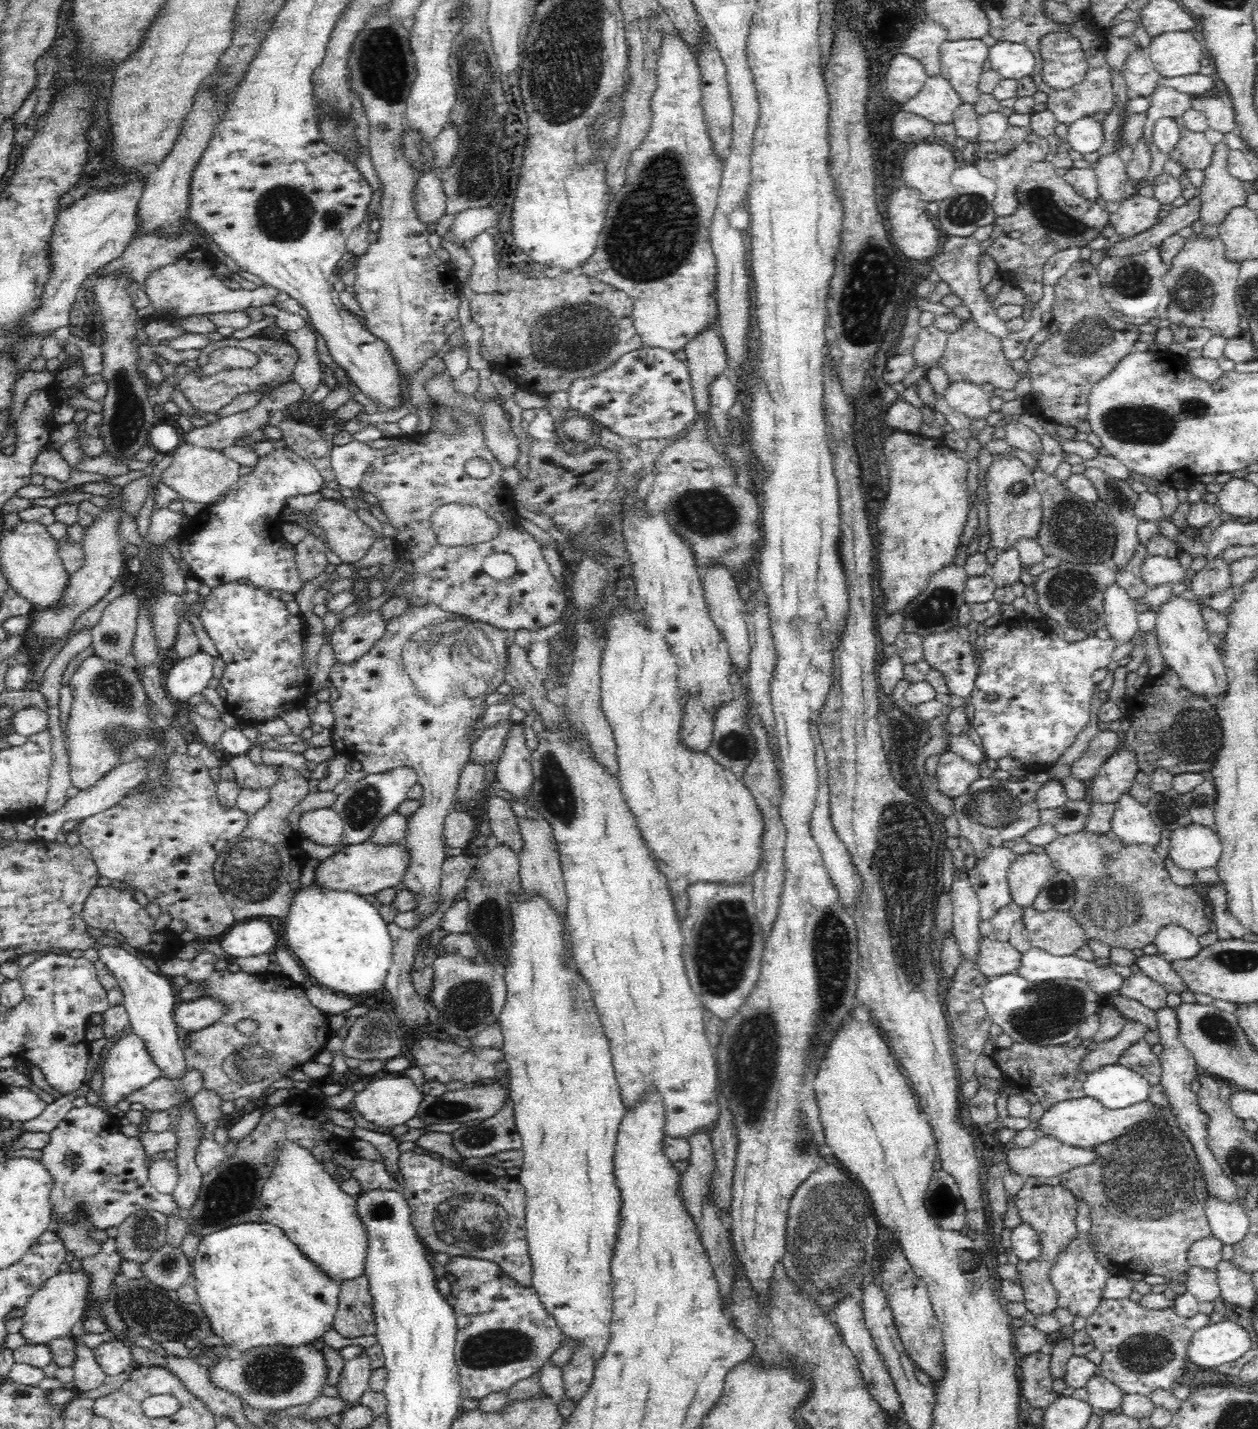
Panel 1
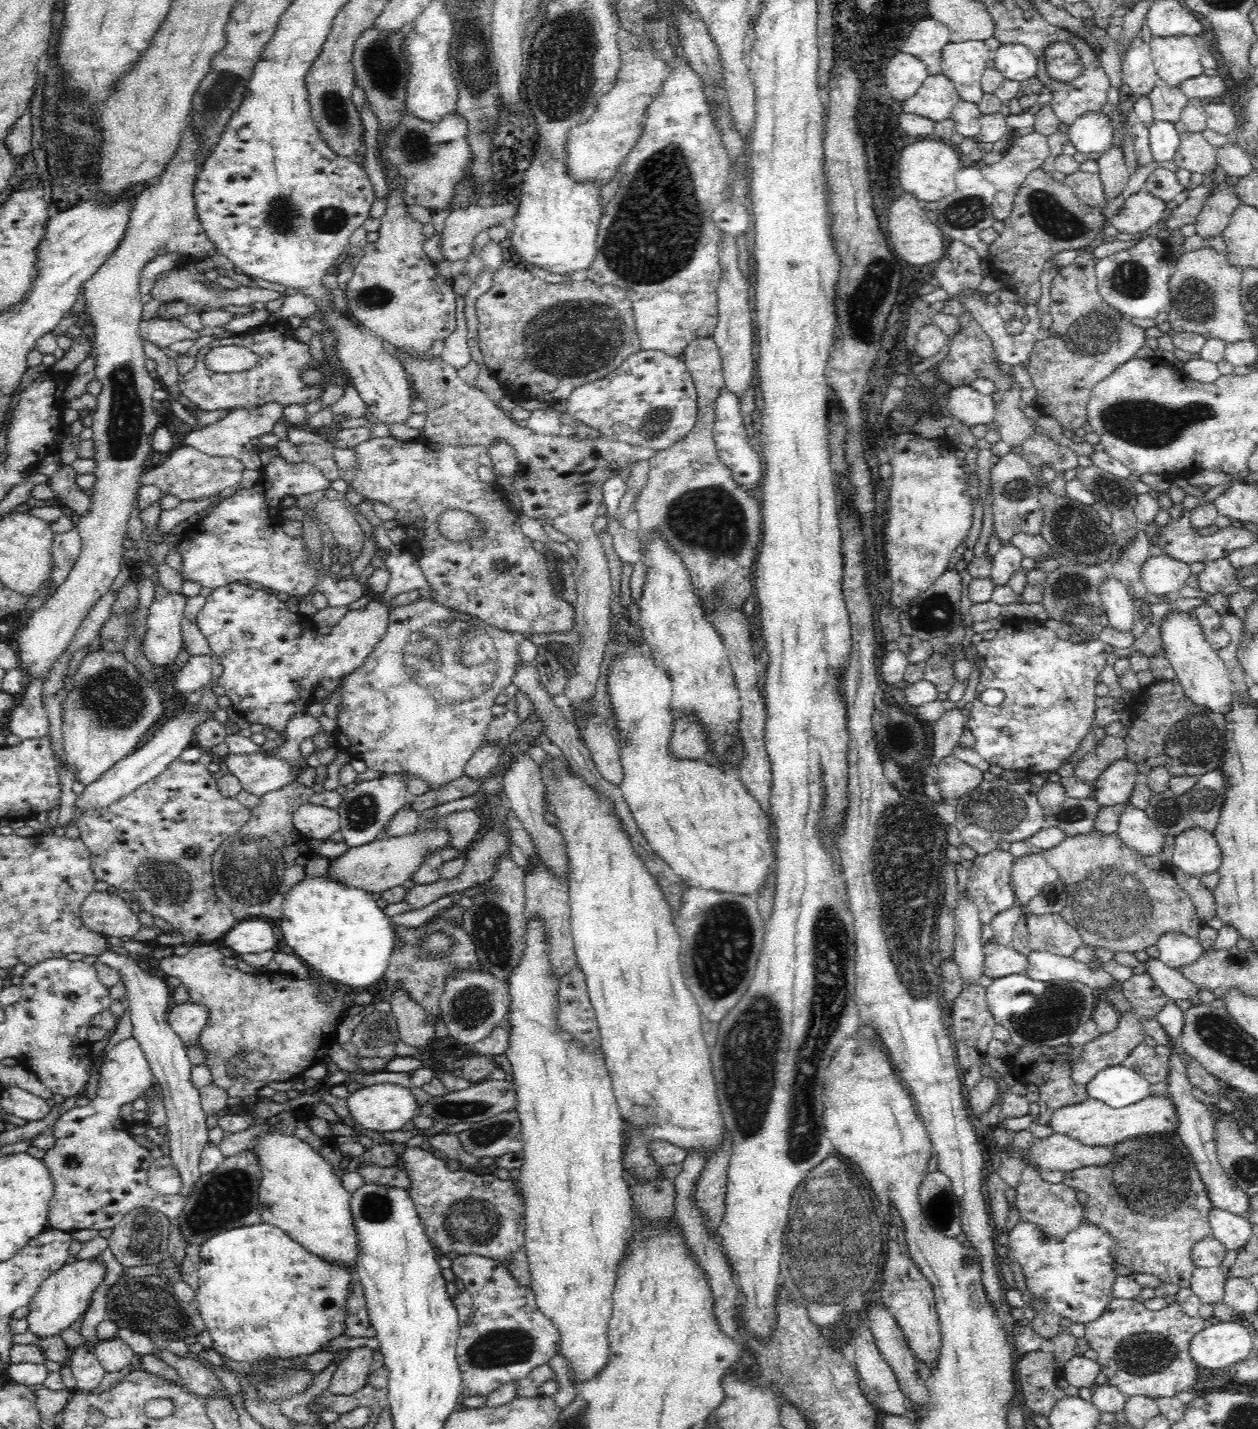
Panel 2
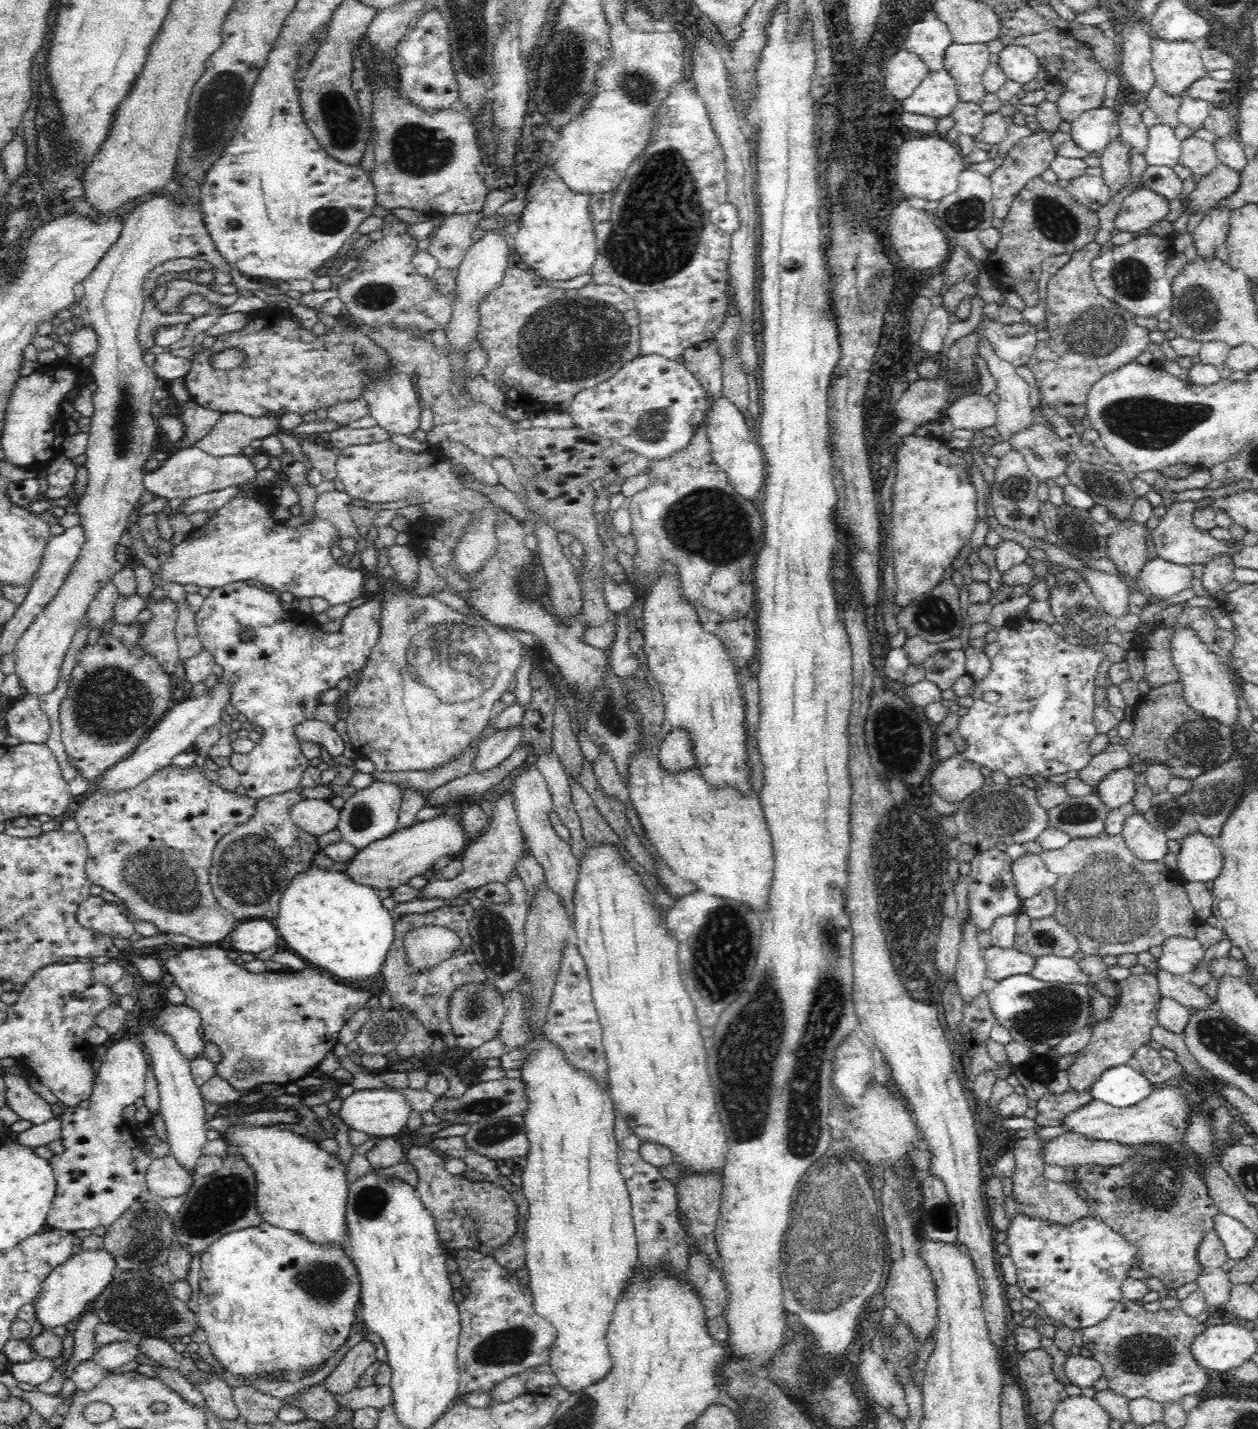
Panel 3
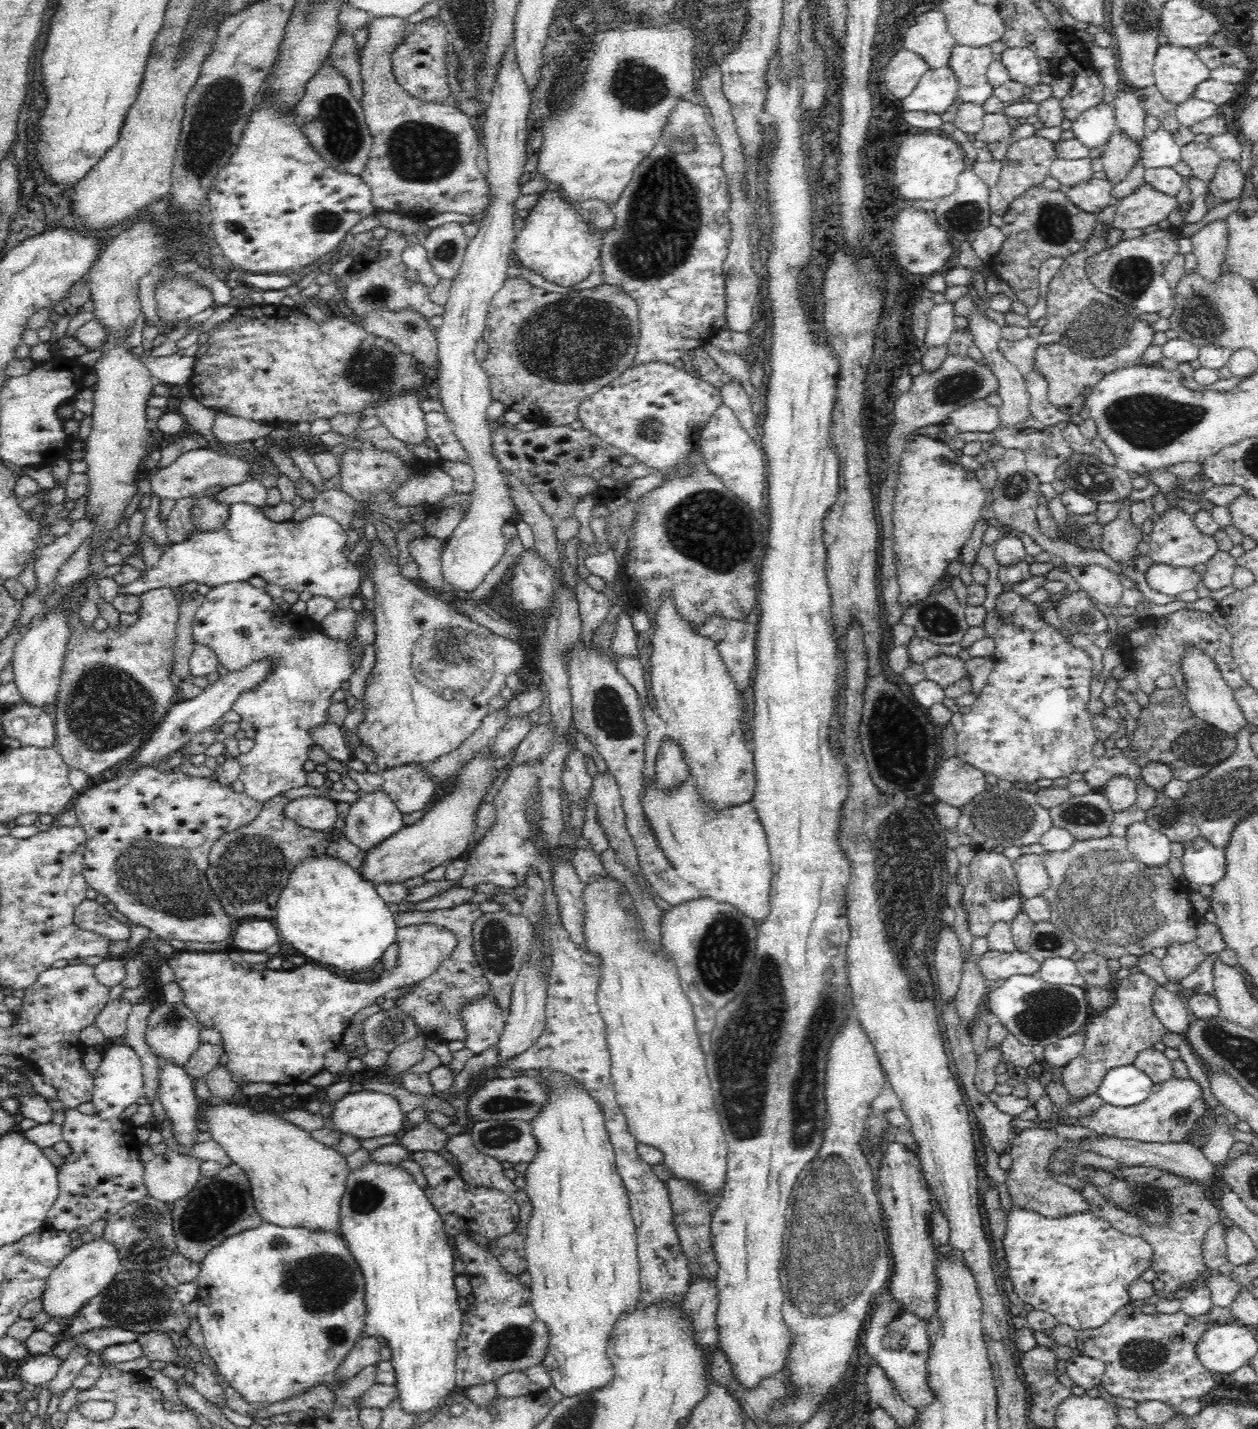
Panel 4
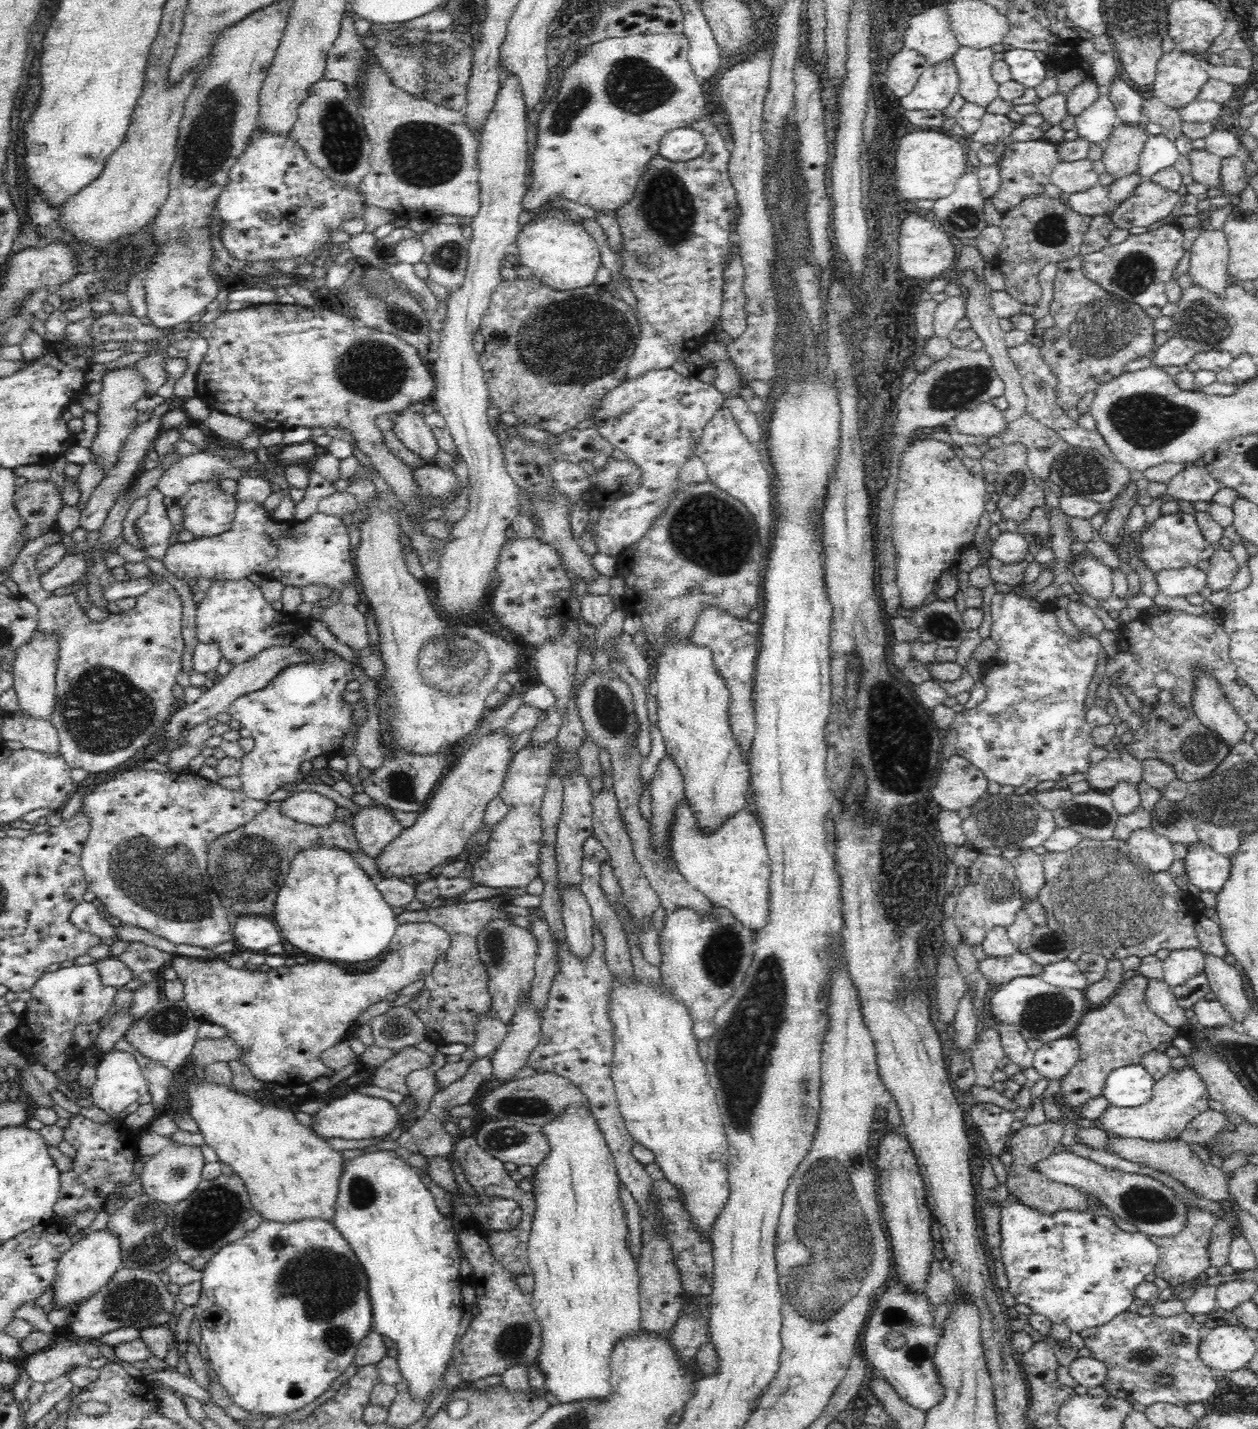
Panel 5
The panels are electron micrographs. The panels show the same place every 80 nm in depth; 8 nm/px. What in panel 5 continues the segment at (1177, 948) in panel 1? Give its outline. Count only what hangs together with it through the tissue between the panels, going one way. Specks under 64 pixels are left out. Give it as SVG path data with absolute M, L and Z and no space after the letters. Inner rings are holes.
M1200 949L1173 950L1163 960L1164 980L1174 988L1204 971L1204 967L1204 953Z

